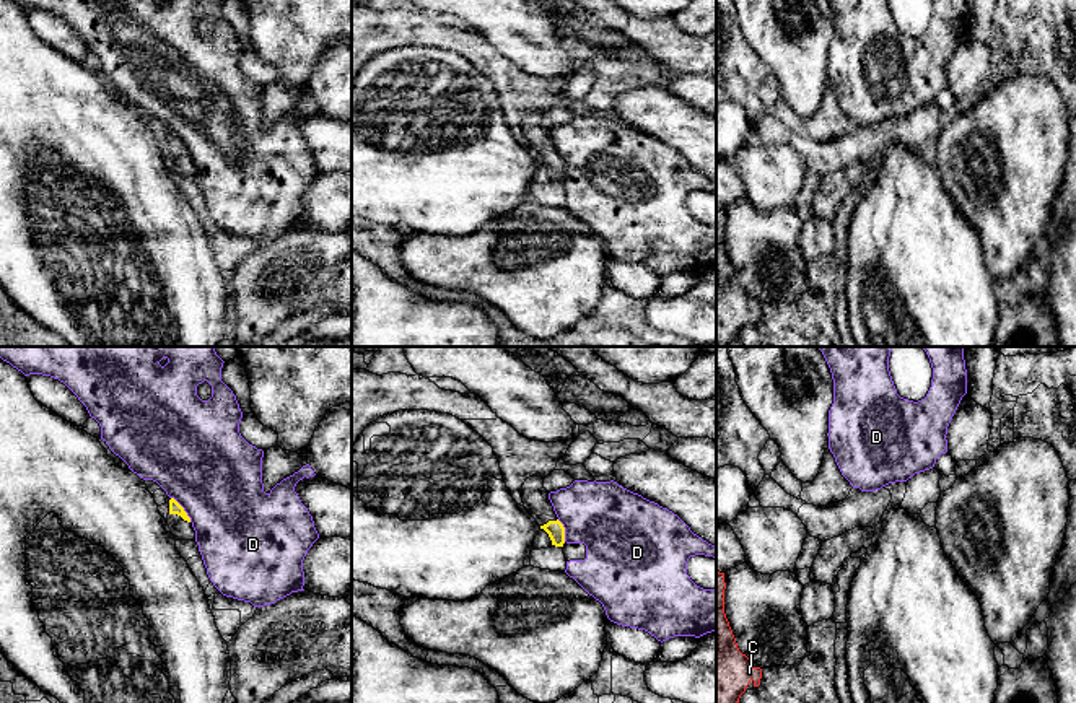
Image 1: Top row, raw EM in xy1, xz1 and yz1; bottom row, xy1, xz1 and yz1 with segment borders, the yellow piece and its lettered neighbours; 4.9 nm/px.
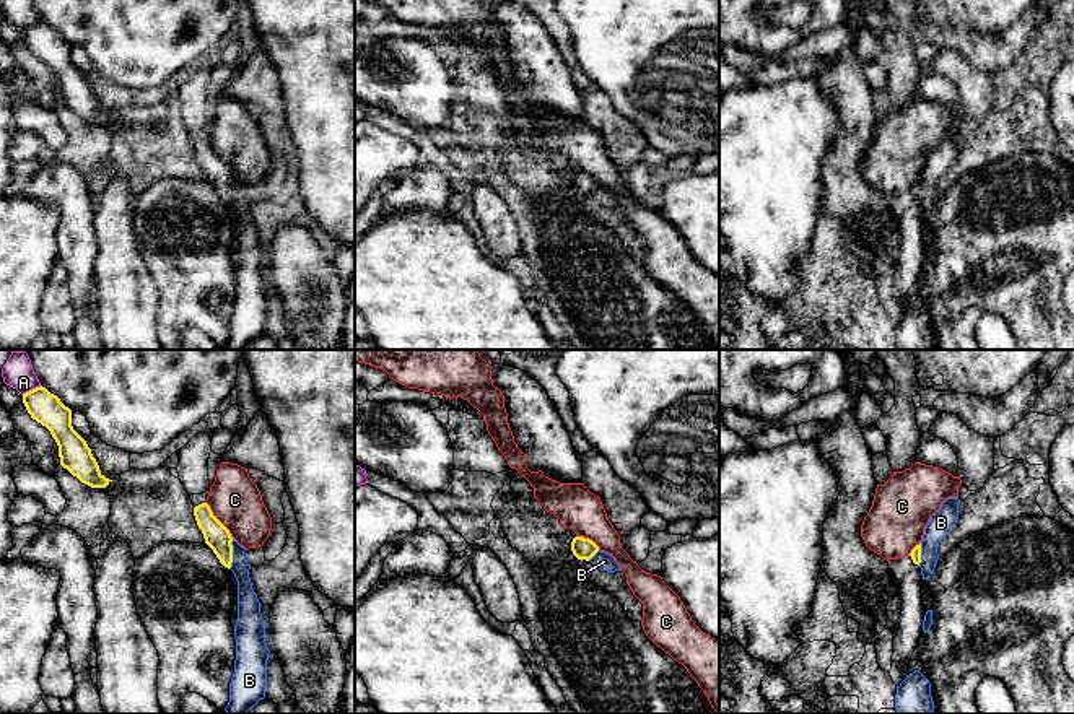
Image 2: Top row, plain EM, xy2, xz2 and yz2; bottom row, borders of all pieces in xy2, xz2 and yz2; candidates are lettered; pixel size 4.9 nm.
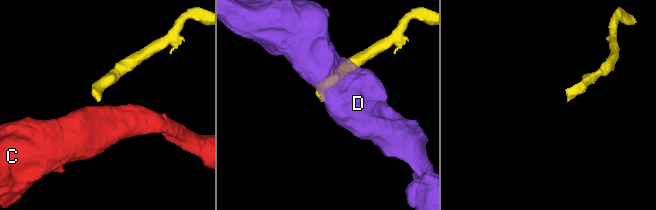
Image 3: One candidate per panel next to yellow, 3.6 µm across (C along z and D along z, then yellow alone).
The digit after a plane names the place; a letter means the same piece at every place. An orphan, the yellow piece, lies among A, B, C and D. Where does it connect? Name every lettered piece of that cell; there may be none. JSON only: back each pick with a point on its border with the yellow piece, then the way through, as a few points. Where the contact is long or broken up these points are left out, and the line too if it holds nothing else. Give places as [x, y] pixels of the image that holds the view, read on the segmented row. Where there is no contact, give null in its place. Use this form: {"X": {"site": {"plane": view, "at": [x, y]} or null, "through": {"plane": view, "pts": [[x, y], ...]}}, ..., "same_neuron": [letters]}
{"same_neuron": []}

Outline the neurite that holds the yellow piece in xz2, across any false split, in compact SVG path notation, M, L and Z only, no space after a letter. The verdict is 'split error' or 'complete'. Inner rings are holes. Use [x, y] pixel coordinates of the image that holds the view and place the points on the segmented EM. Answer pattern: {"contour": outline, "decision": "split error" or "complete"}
{"contour": "M574 537L571 542L571 551L578 559L589 561L599 551L599 546L589 538Z", "decision": "complete"}

